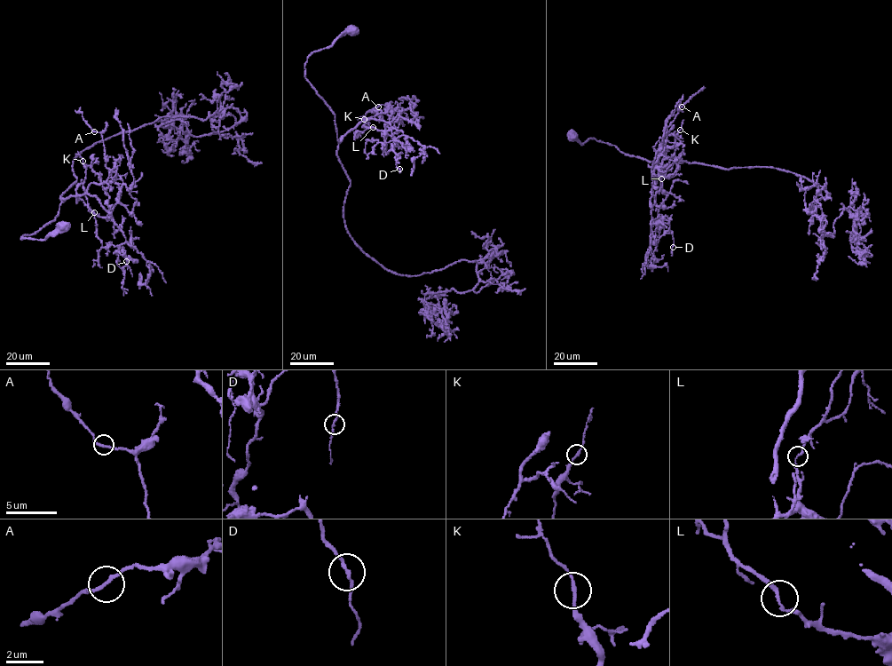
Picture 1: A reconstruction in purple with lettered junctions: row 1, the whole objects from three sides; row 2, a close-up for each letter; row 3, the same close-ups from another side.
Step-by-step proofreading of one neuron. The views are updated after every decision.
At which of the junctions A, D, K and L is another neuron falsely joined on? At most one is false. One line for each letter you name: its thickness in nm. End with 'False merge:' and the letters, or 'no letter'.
False merge: no letter

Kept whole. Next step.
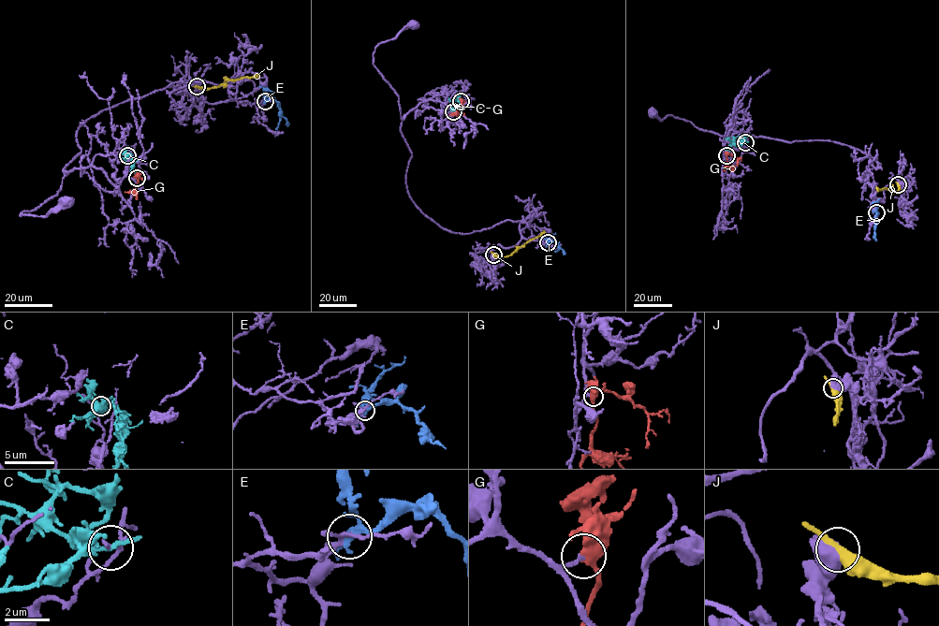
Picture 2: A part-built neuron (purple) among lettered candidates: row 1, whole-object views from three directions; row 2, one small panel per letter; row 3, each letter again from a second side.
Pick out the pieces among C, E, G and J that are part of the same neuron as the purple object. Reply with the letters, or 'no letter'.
E, G

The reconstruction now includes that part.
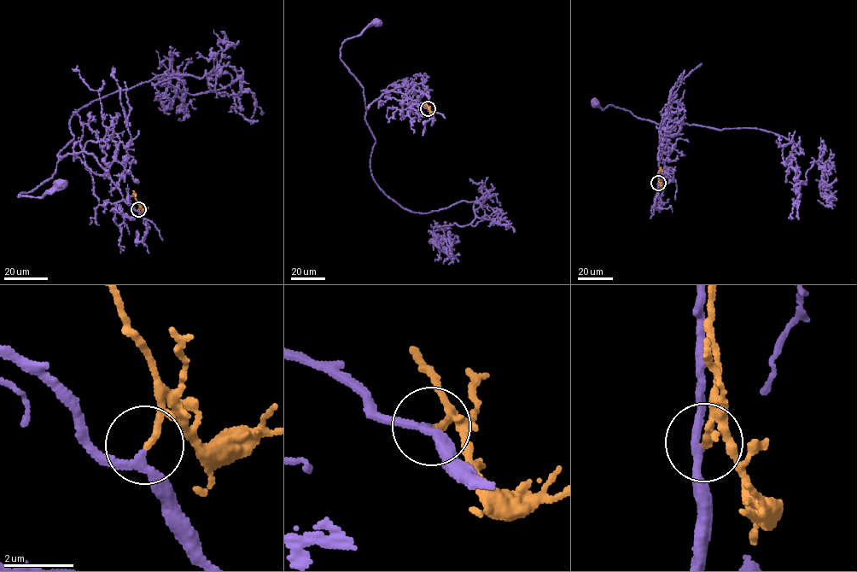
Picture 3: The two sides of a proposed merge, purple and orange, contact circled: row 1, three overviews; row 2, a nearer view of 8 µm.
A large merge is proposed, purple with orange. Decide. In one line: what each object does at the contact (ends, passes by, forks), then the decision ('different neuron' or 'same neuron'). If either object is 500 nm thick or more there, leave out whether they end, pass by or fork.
purple passes by; orange ends there; same neuron

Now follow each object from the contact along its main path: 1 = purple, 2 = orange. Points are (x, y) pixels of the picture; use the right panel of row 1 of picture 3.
1: (658, 183), (667, 123), (676, 119), (684, 125), (657, 124), (614, 106), (603, 110), (594, 102)
2: (658, 183), (661, 166)

